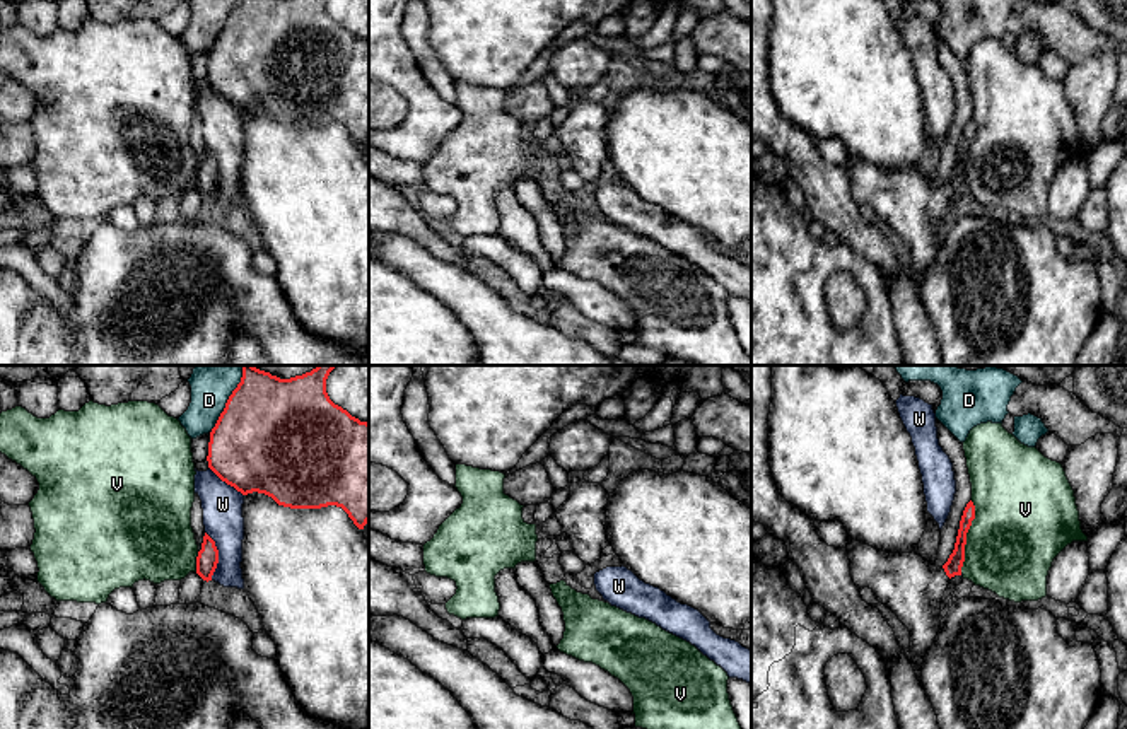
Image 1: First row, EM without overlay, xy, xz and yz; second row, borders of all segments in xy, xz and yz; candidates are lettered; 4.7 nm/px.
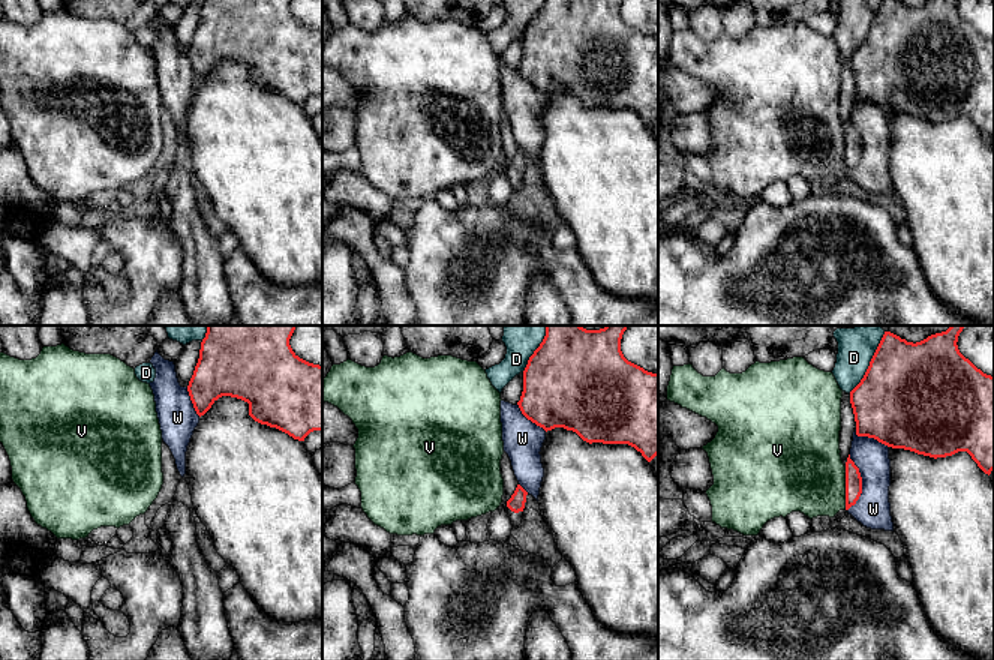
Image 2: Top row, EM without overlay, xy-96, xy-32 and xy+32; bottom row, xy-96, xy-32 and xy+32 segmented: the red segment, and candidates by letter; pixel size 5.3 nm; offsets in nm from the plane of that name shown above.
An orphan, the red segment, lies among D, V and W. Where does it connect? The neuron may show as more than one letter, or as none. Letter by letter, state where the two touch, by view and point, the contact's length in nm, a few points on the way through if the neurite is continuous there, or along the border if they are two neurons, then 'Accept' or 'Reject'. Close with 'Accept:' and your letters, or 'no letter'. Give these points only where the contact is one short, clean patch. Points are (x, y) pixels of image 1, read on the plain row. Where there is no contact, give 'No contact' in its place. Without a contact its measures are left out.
D: Touches red at xy (224, 26). Shared border 280 nm. Reject
V: Touches red at yz (965, 154). Shared border 340 nm. Reject
W: Touches red at xy (217, 173). Shared border 240 nm. Reject
Accept: no letter

